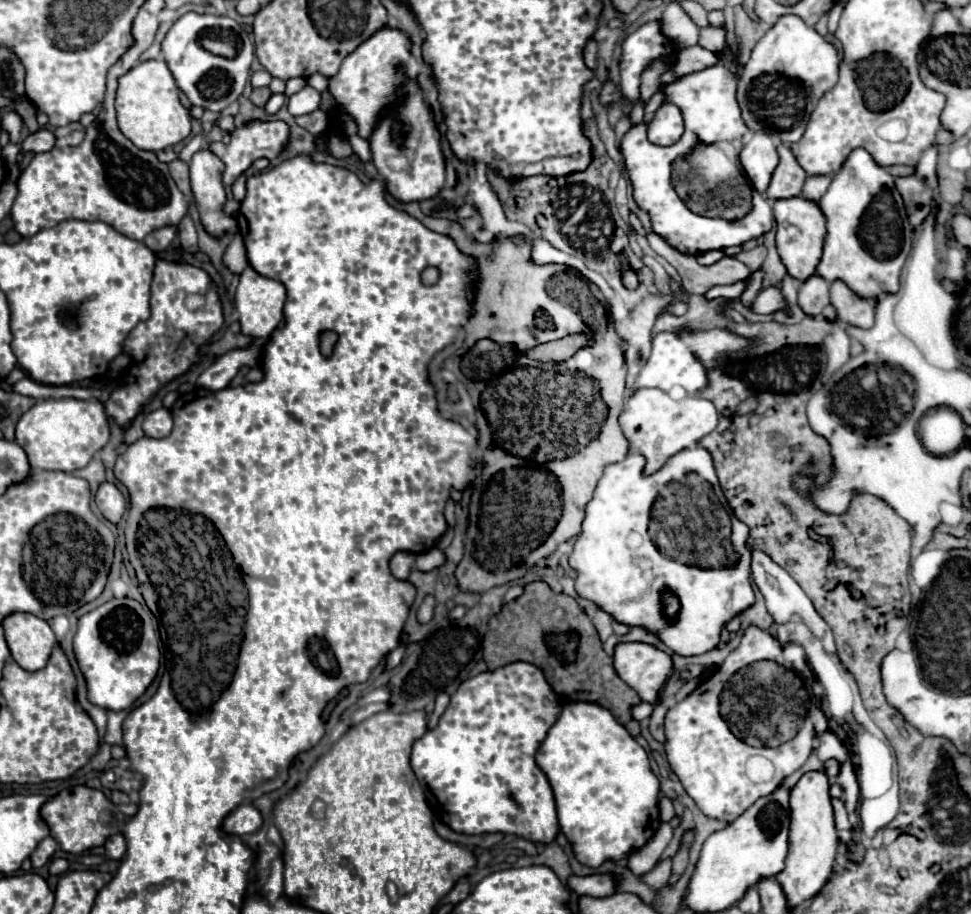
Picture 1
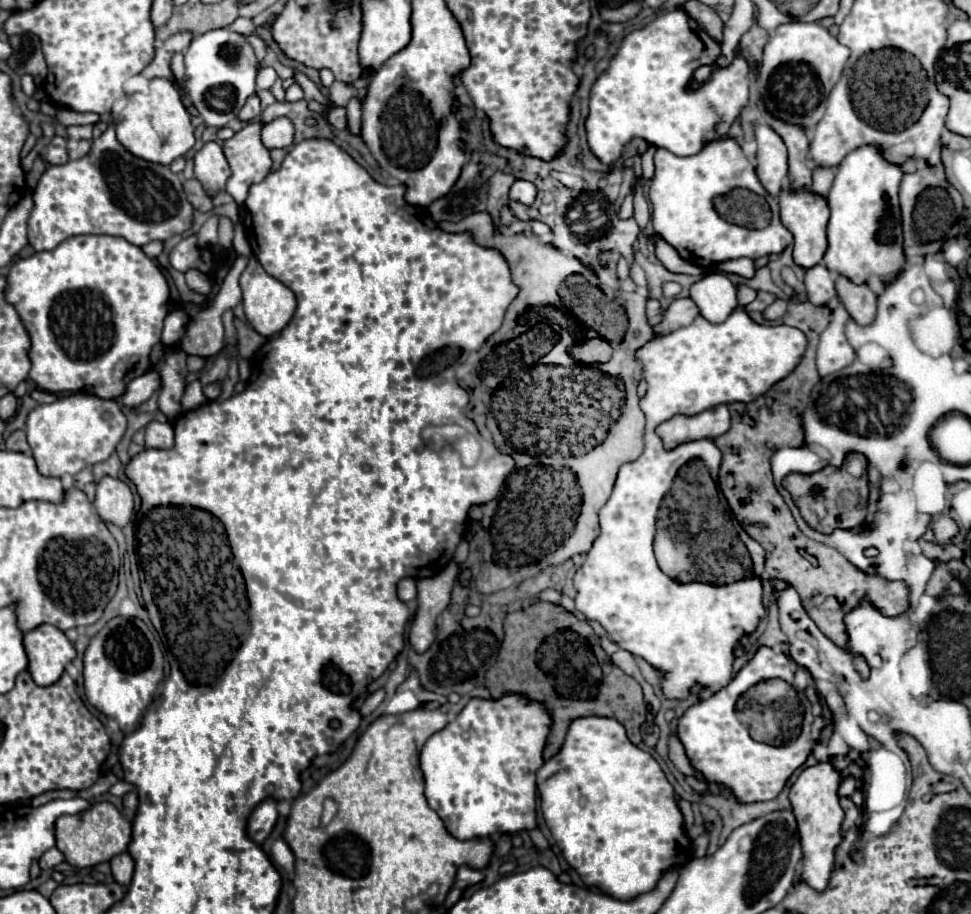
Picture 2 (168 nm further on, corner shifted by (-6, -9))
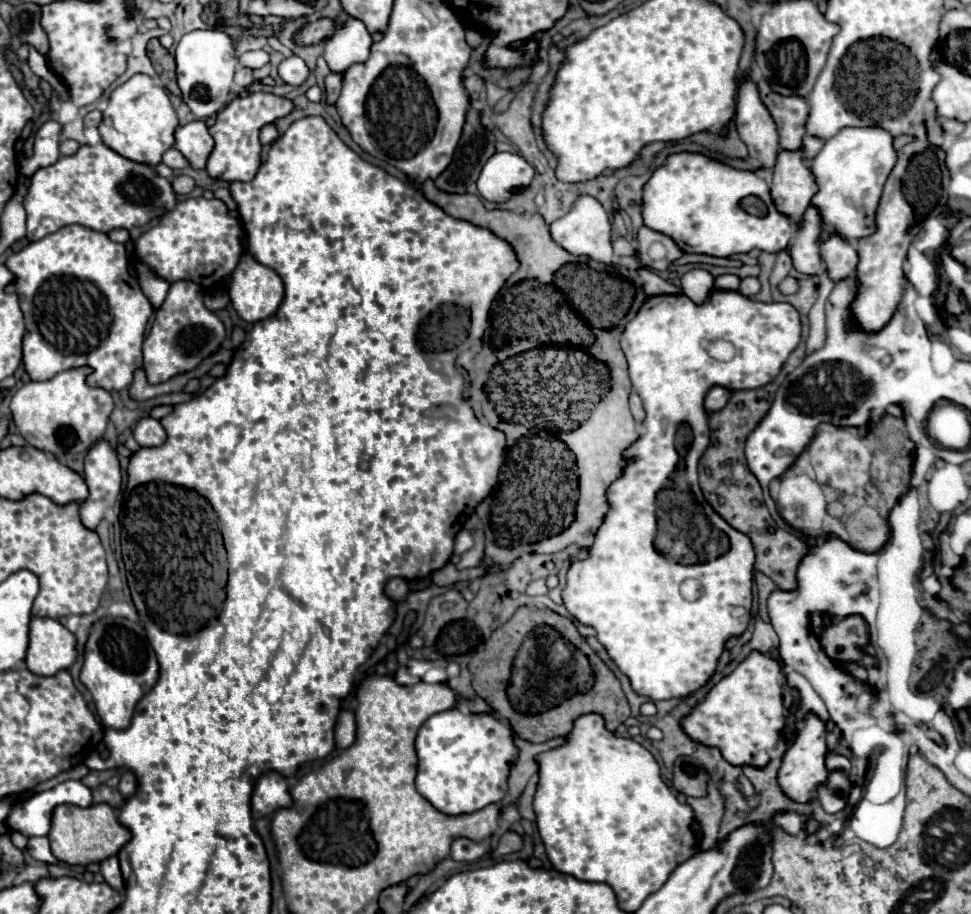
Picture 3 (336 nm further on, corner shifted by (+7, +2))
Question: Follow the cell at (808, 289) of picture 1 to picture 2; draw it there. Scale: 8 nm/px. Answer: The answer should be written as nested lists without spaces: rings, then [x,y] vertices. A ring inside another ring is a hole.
[[[821,264],[805,270],[805,288],[807,298],[815,306],[827,306],[835,294],[835,276]]]

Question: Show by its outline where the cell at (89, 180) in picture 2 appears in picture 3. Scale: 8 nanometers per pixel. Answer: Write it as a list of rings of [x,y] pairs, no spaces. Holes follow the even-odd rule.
[[[104,143],[90,147],[84,145],[78,149],[76,155],[72,157],[60,157],[54,165],[44,167],[36,171],[32,177],[32,185],[28,189],[28,195],[24,197],[24,209],[28,213],[28,239],[38,241],[66,225],[82,225],[100,233],[108,233],[112,229],[132,229],[132,227],[142,227],[150,223],[154,217],[164,215],[176,205],[176,195],[172,191],[172,185],[168,179],[162,179],[156,175],[156,171],[150,165],[142,165],[136,161],[130,161]]]

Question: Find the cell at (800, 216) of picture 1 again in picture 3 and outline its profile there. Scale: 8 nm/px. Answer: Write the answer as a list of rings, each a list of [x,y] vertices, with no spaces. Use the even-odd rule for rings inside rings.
[[[780,151],[774,167],[772,199],[780,213],[800,221],[818,191],[812,171],[804,163],[804,151]]]

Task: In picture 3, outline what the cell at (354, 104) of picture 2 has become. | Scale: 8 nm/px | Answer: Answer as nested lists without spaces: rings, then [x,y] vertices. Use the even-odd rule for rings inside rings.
[[[350,15],[340,17],[340,27],[326,41],[324,59],[332,71],[346,71],[350,65],[368,59],[372,47],[372,35],[366,25]]]

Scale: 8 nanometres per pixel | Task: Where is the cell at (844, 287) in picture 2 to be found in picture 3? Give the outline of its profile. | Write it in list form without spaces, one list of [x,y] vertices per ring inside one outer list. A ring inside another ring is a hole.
[[[832,233],[826,241],[822,241],[820,249],[822,249],[822,259],[826,263],[826,271],[832,281],[840,281],[848,275],[854,275],[858,265],[858,253],[852,241]]]

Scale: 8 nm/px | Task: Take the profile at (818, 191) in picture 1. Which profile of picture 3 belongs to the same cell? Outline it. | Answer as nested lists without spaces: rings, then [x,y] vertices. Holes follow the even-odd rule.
[[[806,135],[806,137],[804,137],[804,143],[802,143],[802,149],[804,149],[806,155],[812,159],[812,157],[820,151],[822,145],[824,145],[824,139],[818,139],[818,137],[812,137],[812,135]]]

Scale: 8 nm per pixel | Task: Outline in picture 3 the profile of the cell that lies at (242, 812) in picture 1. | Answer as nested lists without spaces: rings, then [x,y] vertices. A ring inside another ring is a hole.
[[[276,771],[262,773],[260,779],[256,781],[254,795],[252,795],[252,813],[260,817],[268,811],[270,815],[272,811],[278,811],[290,805],[292,805],[292,797],[290,797],[286,779]]]

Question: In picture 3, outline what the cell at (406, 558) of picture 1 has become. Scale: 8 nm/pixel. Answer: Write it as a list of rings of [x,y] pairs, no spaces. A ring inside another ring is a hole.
[[[390,579],[386,583],[386,595],[394,601],[394,603],[400,603],[406,599],[408,595],[408,583],[404,579]]]

